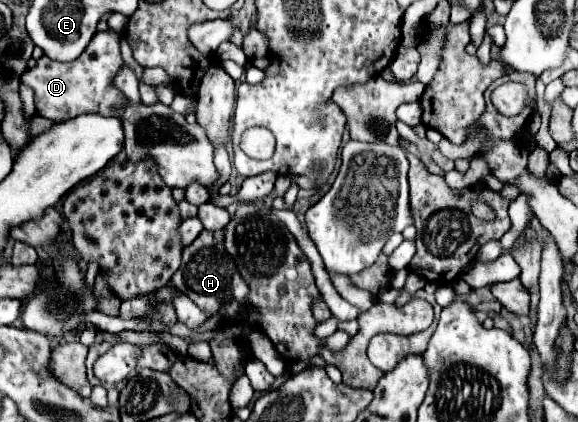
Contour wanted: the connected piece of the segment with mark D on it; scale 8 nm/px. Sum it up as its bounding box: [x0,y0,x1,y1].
[20,29,126,122]

